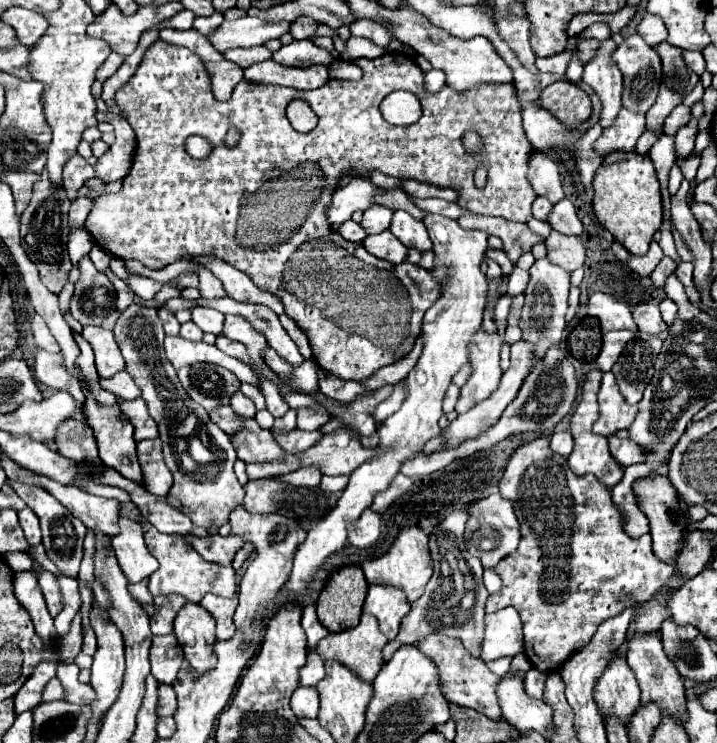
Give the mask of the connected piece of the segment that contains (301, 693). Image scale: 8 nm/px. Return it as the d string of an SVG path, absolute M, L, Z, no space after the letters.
M296 688L290 698L290 706L298 718L316 718L318 704L320 698L316 694L316 688Z

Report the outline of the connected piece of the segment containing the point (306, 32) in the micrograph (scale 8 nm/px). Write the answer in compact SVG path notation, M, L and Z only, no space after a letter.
M300 16L292 26L290 26L290 34L292 38L314 38L316 34L316 22L308 16Z

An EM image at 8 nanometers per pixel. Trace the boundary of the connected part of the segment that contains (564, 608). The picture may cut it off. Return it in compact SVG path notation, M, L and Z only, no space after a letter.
M538 436L512 452L498 486L500 496L514 504L522 538L516 552L502 558L494 568L502 580L502 588L488 596L486 612L498 612L506 606L518 610L524 624L524 654L538 670L550 674L560 668L574 652L592 640L600 622L618 616L628 606L646 602L674 574L672 564L660 562L652 554L650 534L630 538L624 532L622 512L612 502L612 492L592 474L576 476L568 468L568 460L550 450L544 436Z

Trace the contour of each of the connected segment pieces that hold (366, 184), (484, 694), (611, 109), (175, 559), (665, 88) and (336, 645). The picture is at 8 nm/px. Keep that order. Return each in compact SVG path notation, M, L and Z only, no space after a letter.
M356 178L352 180L348 186L338 188L332 194L332 202L326 210L326 218L330 222L330 226L338 226L342 222L346 222L356 210L366 210L370 208L374 202L374 194L376 194L376 186L372 184L370 178Z
M430 634L430 636L420 638L416 646L420 648L422 654L426 654L436 664L438 676L440 676L440 690L444 692L448 702L472 708L488 718L502 716L500 706L498 706L498 698L496 698L498 676L494 672L490 672L488 666L480 658L474 658L472 654L468 654L468 650L462 646L460 640L444 636L444 634Z
M614 40L600 42L600 50L592 62L584 66L582 82L586 82L602 100L602 114L600 114L600 126L608 128L620 108L622 108L622 72L612 60L612 52L616 50Z
M146 526L144 540L146 540L146 546L148 546L150 554L156 556L158 562L160 562L160 568L150 576L150 592L152 592L152 596L180 594L180 596L188 598L190 602L198 604L204 598L204 594L208 594L208 592L212 592L216 596L222 596L222 598L232 598L236 594L238 584L236 584L234 568L206 562L184 540L184 536L180 536L180 534L162 534L154 526Z
M660 42L656 46L656 52L662 60L662 74L664 80L660 84L660 94L656 98L656 104L646 112L646 128L654 134L662 136L662 124L664 118L684 100L684 96L696 86L700 80L682 60L682 50L676 50L668 42Z
M362 614L360 624L356 628L344 630L344 632L334 632L324 636L318 646L314 648L314 652L318 652L324 660L338 660L344 666L348 666L350 670L354 670L362 680L372 682L376 678L376 674L382 668L382 648L386 646L388 638L378 630L378 622L372 614Z

